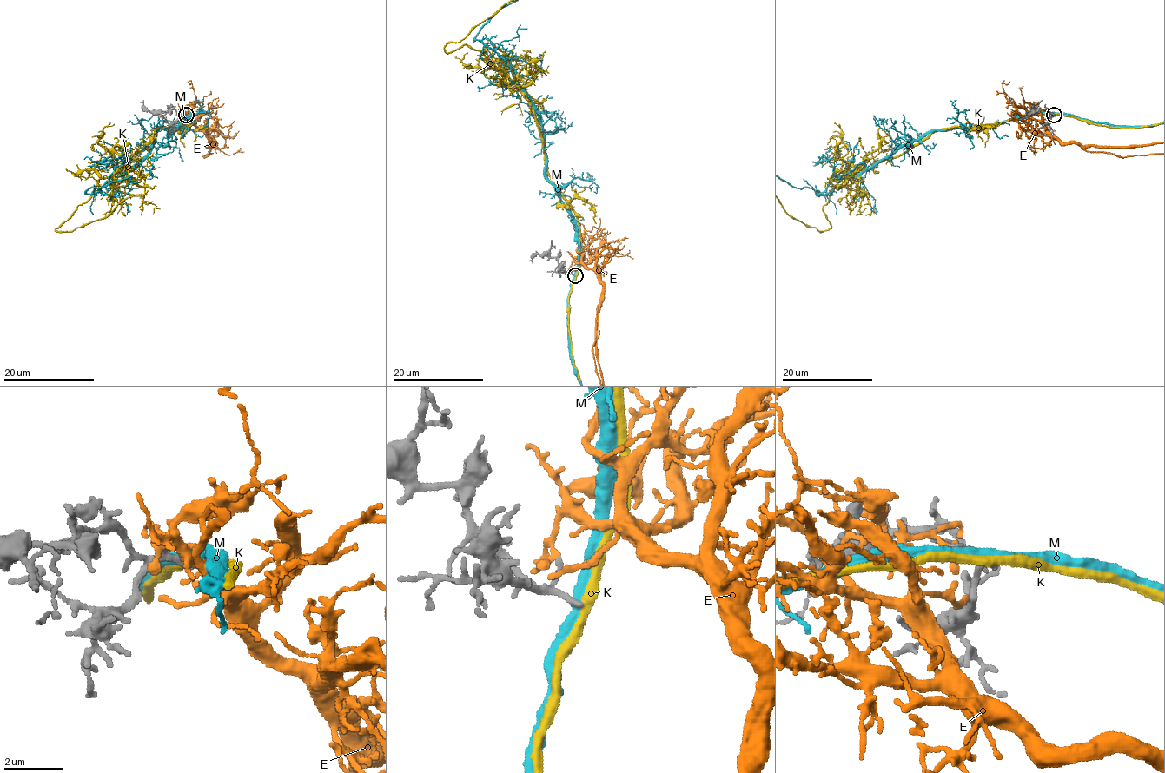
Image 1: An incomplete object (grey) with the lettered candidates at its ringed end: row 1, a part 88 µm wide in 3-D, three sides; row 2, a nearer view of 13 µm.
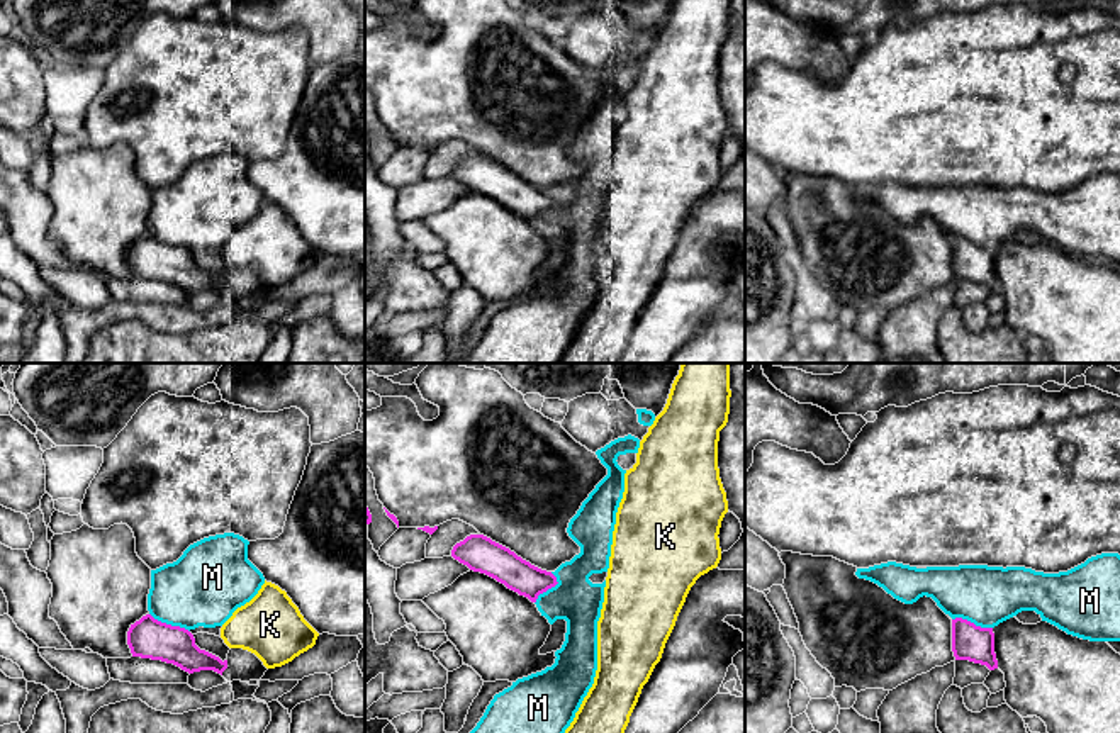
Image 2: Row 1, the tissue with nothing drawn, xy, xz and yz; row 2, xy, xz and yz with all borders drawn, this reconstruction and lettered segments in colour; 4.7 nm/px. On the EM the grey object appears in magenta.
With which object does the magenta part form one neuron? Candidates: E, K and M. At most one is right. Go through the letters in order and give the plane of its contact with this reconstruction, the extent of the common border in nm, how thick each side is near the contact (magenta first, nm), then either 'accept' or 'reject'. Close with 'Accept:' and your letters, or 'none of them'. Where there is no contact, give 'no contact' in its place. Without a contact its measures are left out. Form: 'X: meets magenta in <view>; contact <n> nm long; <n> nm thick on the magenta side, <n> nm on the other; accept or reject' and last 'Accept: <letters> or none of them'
E: no contact; reject
K: no contact; reject
M: meets magenta in xy; contact 220 nm long; 190 nm thick on the magenta side, 360 nm on the other; reject
Accept: none of them

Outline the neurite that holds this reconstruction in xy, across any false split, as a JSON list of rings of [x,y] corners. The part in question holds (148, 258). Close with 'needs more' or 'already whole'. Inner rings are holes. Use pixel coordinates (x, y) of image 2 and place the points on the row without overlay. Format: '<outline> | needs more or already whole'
[[[151,234],[131,244],[127,265],[132,277],[173,283],[188,294],[214,290],[227,302],[260,300],[268,290],[255,273],[243,268],[231,268],[222,282],[219,277],[200,270],[188,249],[161,243]]] | needs more

